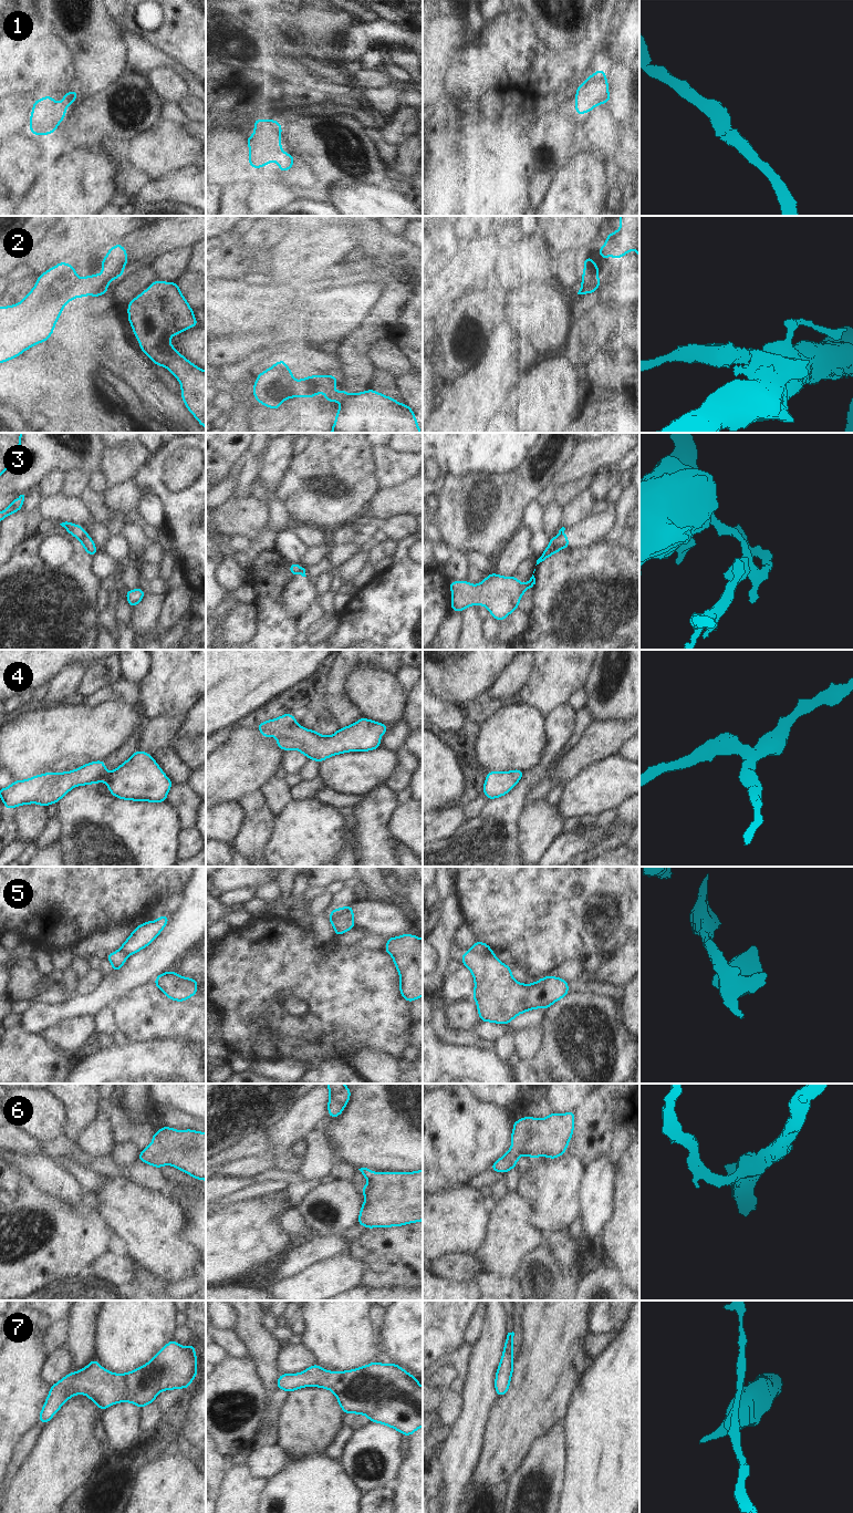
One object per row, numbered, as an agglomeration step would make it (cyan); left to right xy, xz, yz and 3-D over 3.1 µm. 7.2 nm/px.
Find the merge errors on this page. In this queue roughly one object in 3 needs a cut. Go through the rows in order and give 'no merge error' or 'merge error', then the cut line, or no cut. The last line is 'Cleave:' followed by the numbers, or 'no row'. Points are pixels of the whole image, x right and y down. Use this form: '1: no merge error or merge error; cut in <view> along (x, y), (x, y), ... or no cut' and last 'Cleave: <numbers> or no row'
1: no merge error; no cut
2: merge error; cut in yz along (582, 275), (594, 275), (596, 277)
3: merge error; cut in xy along (85, 534), (80, 540)
4: no merge error; no cut
5: merge error; cut in yz along (468, 951), (484, 954), (490, 953)
6: no merge error; no cut
7: no merge error; no cut
Cleave: 2, 3, 5

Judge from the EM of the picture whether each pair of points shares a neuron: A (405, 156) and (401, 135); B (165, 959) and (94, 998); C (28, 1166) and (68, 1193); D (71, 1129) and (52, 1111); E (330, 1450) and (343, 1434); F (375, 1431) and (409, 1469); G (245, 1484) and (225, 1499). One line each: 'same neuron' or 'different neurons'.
A: different neurons
B: same neuron
C: same neuron
D: different neurons
E: same neuron
F: different neurons
G: same neuron

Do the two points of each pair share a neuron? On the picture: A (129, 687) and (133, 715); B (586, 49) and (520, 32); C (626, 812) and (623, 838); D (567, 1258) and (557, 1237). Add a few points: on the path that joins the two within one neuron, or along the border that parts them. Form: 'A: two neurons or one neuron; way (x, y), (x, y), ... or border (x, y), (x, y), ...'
A: two neurons; border (106, 702), (136, 703)
B: one neuron; way (570, 57), (544, 57), (537, 49)
C: one neuron; way (626, 819), (623, 831)
D: one neuron; way (565, 1253), (561, 1243)

